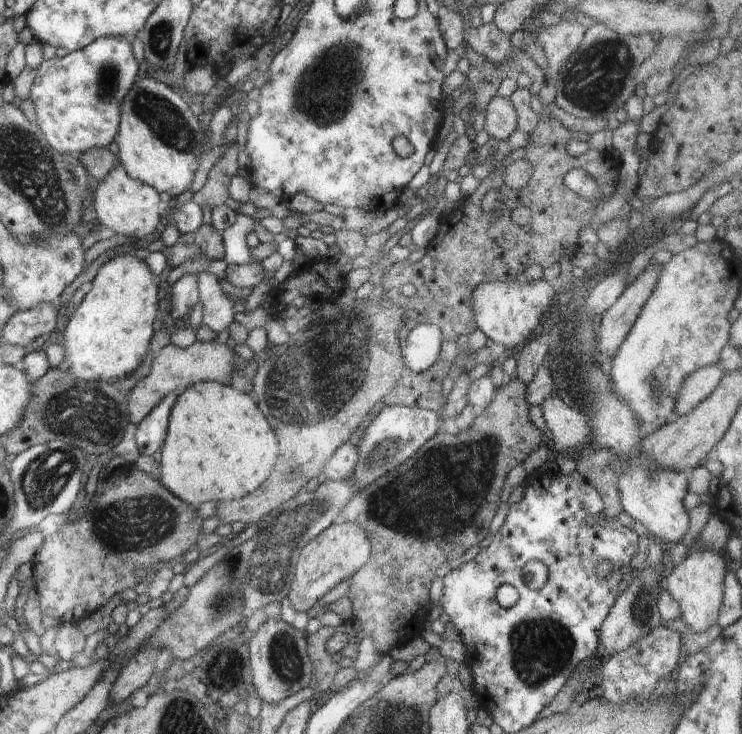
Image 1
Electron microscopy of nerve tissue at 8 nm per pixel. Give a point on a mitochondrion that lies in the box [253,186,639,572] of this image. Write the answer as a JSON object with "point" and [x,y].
{"point":[442,492]}

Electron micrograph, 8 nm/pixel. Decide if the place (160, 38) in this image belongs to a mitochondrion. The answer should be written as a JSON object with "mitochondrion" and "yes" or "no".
{"mitochondrion":"yes"}

